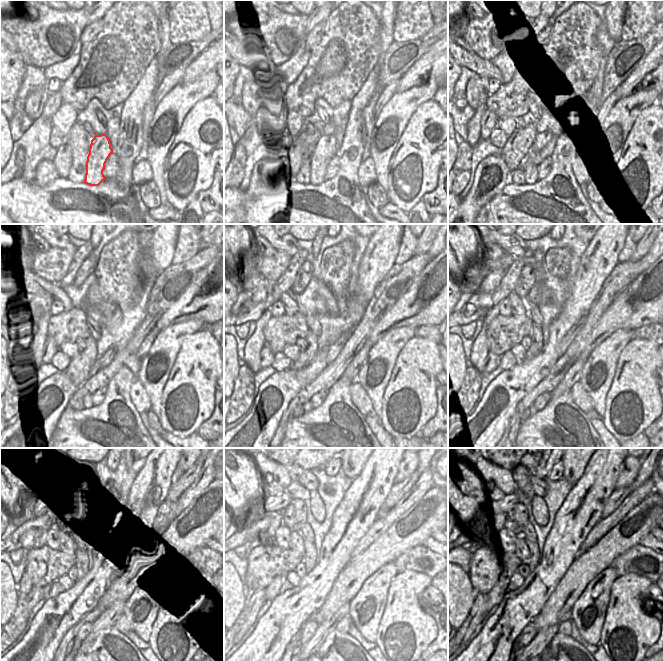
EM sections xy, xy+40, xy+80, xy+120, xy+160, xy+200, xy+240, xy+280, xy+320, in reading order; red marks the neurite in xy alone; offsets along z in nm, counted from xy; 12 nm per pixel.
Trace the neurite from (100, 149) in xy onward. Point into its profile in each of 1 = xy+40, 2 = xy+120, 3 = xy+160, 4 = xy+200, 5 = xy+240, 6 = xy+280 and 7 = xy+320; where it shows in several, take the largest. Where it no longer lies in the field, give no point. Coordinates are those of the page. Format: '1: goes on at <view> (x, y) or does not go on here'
1: goes on at xy+40 (326, 148)
2: goes on at xy+120 (105, 359)
3: goes on at xy+160 (334, 350)
4: goes on at xy+200 (568, 338)
5: goes on at xy+240 (203, 480)
6: goes on at xy+280 (425, 482)
7: goes on at xy+320 (603, 526)

